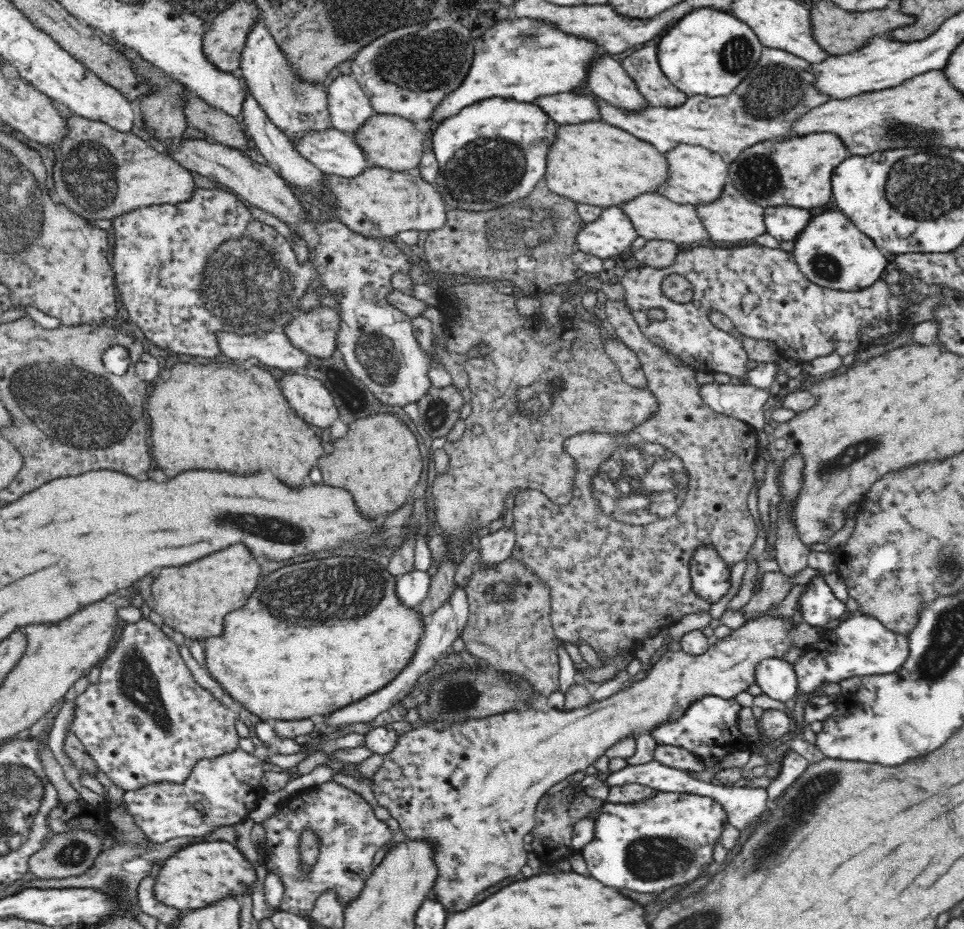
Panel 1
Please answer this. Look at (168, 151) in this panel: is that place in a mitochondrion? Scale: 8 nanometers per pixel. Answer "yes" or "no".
no

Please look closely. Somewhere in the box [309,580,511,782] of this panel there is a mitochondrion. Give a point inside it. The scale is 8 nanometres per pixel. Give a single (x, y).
(459, 697)

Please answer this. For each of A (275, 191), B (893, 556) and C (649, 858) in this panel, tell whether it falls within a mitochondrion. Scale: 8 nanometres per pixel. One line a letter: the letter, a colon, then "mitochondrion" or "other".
A: other
B: other
C: mitochondrion

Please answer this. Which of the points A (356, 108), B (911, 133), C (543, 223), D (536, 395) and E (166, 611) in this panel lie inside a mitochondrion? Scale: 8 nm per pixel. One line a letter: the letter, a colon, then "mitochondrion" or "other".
A: other
B: mitochondrion
C: mitochondrion
D: mitochondrion
E: other

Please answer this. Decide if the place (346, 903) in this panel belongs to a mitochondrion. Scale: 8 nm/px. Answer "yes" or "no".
no

